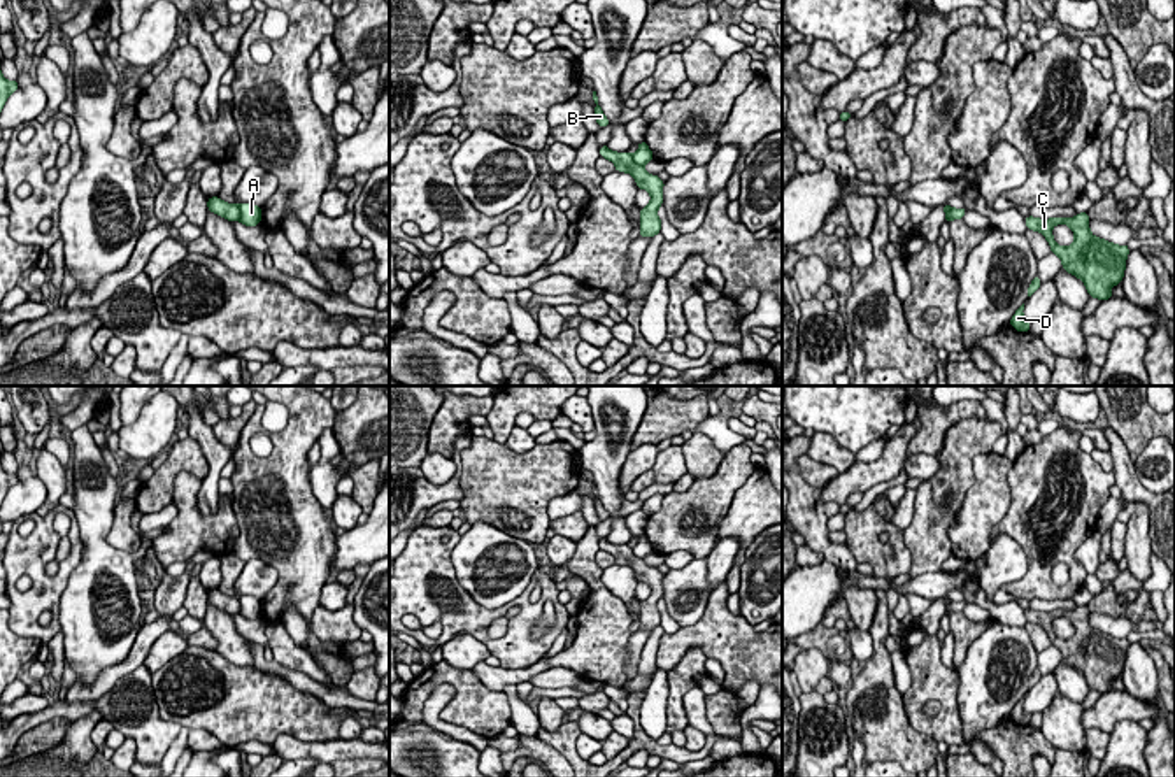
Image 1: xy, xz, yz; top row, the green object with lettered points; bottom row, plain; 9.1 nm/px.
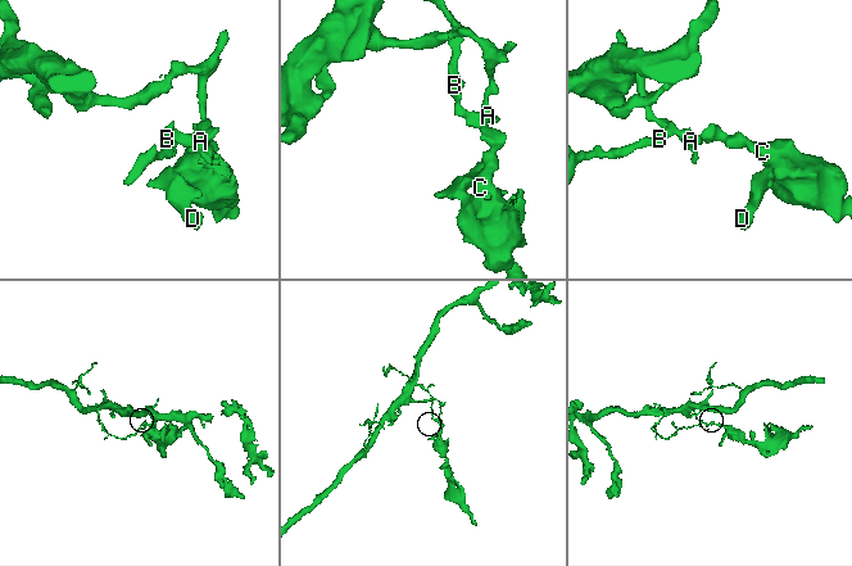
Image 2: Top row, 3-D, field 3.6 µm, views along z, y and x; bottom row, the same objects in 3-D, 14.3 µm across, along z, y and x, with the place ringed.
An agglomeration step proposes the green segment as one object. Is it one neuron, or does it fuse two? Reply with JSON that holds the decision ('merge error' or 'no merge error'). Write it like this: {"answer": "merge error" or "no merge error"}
{"answer": "merge error"}

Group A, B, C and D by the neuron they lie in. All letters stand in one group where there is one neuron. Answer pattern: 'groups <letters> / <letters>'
groups A / B C D

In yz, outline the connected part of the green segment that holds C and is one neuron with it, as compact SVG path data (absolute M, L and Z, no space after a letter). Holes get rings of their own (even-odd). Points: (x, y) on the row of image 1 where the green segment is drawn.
M1079 212L1075 217L1050 217L1038 219L1024 217L1028 230L1040 232L1054 254L1061 258L1063 270L1079 277L1089 296L1098 300L1112 298L1110 288L1122 282L1126 258L1129 247L1112 244L1105 239L1094 237L1089 232L1089 214ZM1056 225L1068 225L1075 233L1075 240L1068 247L1056 244L1052 228Z

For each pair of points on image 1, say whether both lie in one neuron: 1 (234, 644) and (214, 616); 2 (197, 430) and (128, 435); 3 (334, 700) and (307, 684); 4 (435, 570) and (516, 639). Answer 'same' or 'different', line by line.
1: same
2: different
3: same
4: same

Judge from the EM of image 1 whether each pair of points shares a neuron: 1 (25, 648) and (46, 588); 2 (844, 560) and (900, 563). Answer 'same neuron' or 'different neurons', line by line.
1: different neurons
2: different neurons

